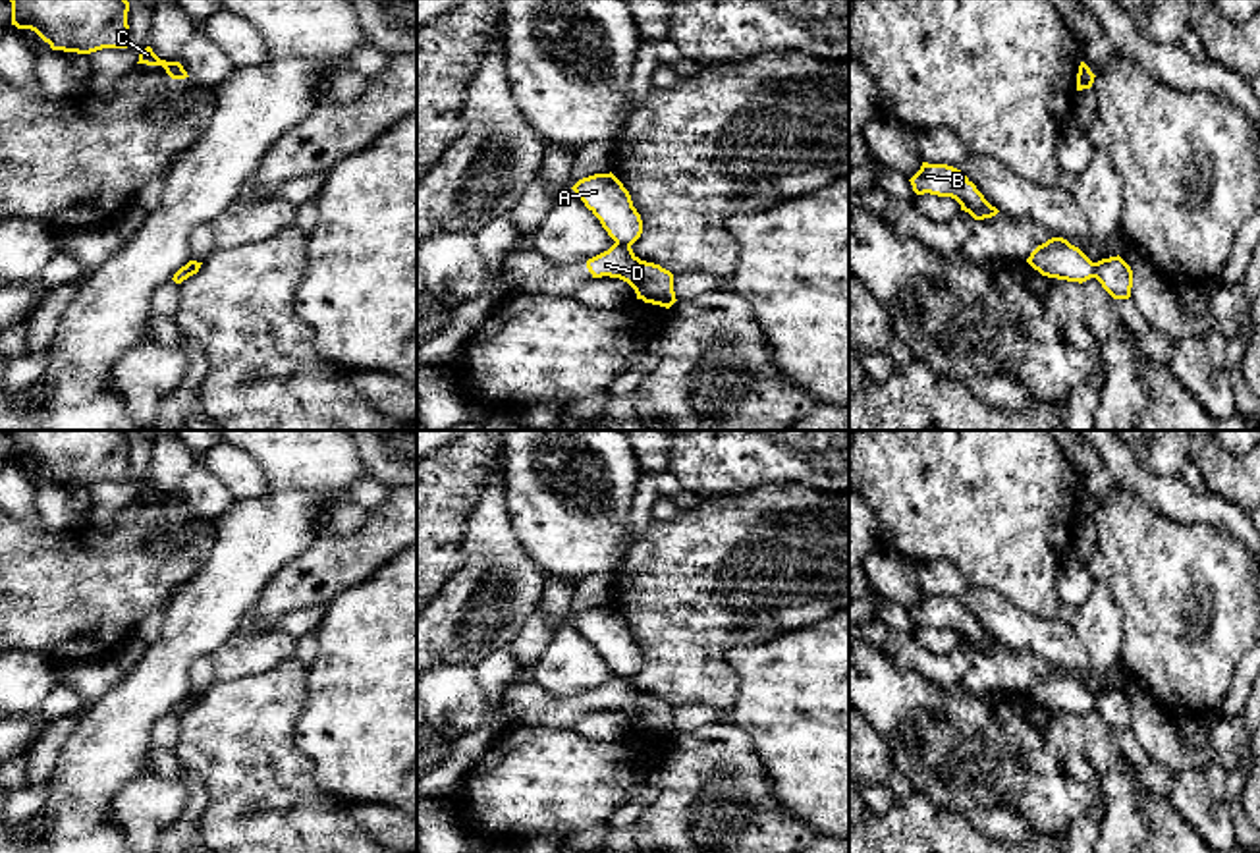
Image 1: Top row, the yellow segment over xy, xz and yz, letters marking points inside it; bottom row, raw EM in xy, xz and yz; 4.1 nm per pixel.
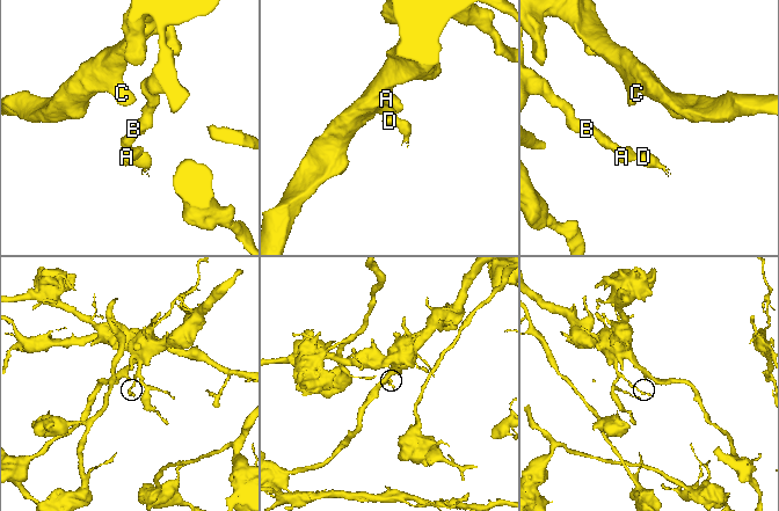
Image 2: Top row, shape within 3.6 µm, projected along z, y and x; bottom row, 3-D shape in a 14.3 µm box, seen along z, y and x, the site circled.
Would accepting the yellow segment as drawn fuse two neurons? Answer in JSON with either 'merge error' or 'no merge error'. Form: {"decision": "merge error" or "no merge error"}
{"decision": "merge error"}

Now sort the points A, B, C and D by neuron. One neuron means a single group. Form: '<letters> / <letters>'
A B C / D

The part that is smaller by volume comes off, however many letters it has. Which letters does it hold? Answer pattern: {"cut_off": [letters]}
{"cut_off": ["D"]}

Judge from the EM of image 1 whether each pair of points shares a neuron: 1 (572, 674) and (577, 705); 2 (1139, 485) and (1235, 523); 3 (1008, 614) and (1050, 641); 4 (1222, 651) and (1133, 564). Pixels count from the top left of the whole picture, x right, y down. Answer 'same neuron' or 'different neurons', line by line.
1: different neurons
2: same neuron
3: same neuron
4: same neuron

